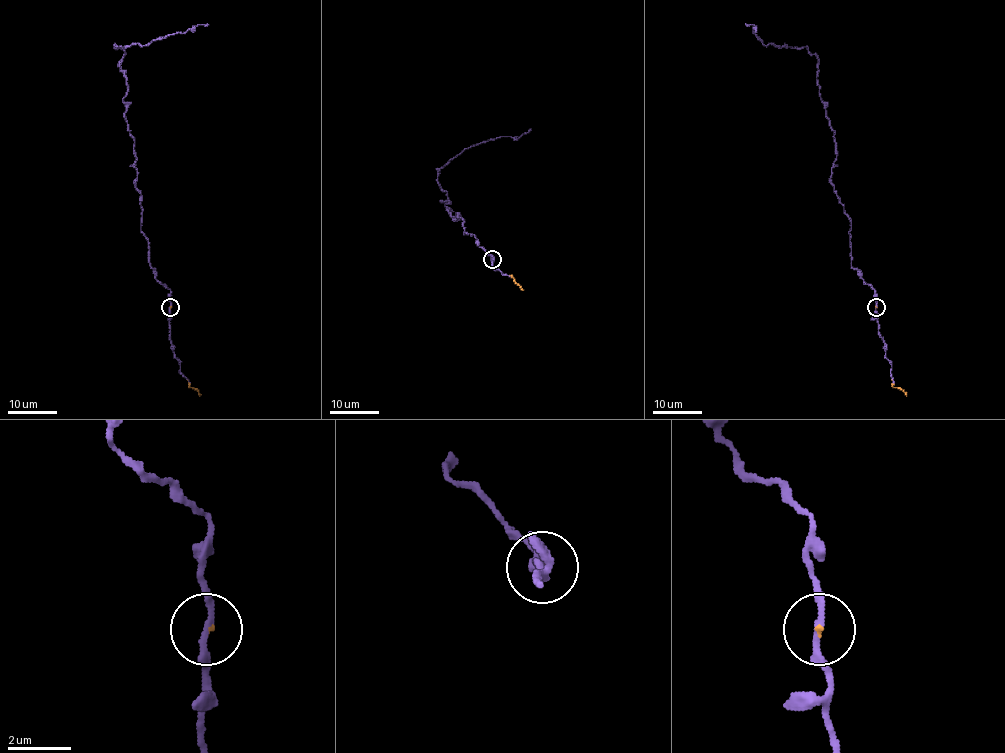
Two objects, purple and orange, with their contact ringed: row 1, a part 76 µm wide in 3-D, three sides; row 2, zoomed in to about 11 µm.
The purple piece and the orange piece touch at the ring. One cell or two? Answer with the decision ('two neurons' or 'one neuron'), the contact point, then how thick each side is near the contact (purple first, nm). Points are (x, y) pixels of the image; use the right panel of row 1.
one neuron | (876, 307) | 200/50 nm

